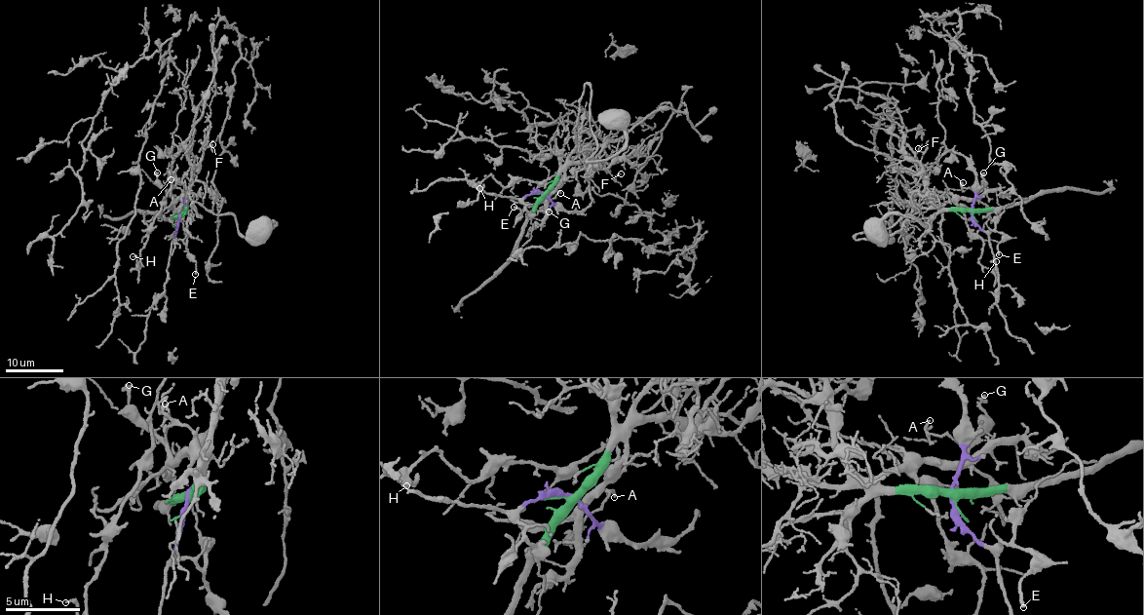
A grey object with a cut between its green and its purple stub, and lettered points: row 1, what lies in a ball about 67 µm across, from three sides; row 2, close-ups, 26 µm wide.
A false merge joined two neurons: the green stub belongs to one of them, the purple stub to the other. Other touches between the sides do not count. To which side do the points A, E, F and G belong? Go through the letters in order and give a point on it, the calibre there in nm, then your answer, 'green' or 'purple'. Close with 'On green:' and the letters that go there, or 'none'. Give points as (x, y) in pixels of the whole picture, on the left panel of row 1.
A: at (171, 179); 150 nm thick; green
E: at (195, 274); 190 nm thick; purple
F: at (212, 144); 80 nm thick; green
G: at (157, 172); 240 nm thick; green
On green: A, F, G

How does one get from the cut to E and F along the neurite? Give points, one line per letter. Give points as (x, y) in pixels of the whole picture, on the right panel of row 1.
E: (972, 212), (972, 221), (986, 230), (1003, 234), (999, 254)
F: (972, 212), (944, 210), (931, 199), (921, 158), (928, 148), (920, 151), (917, 148)

